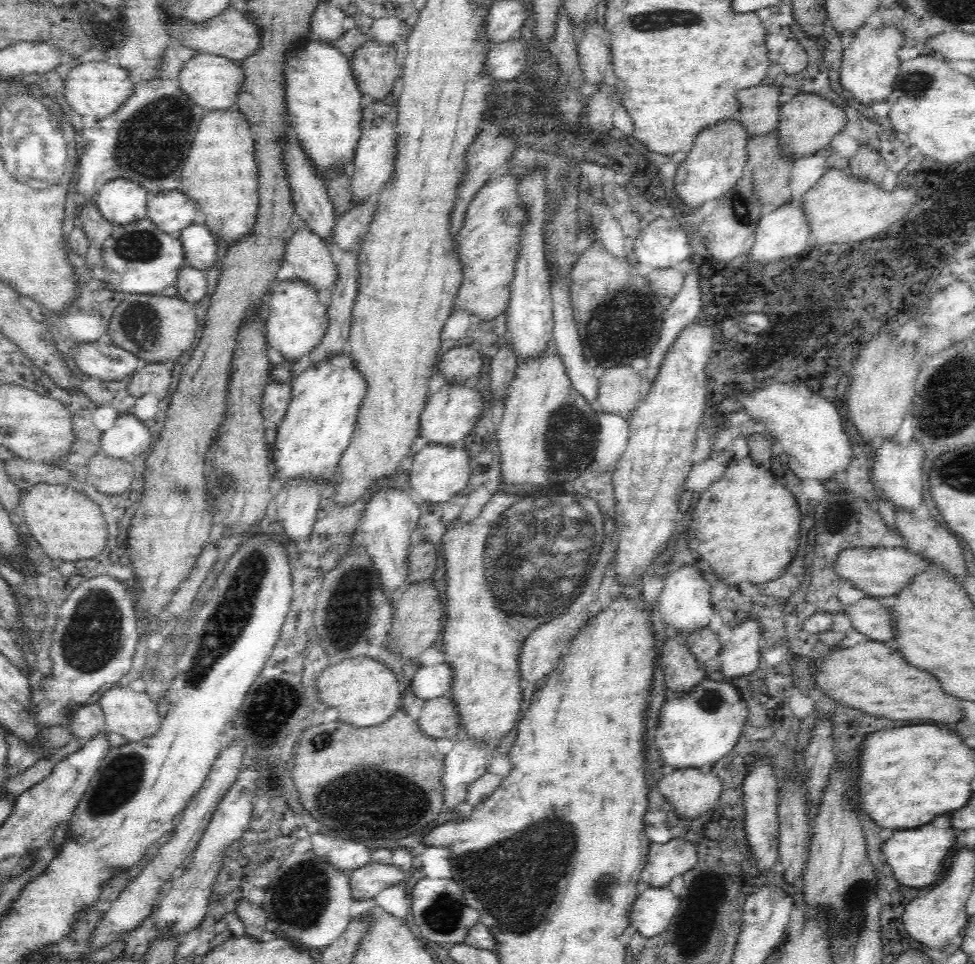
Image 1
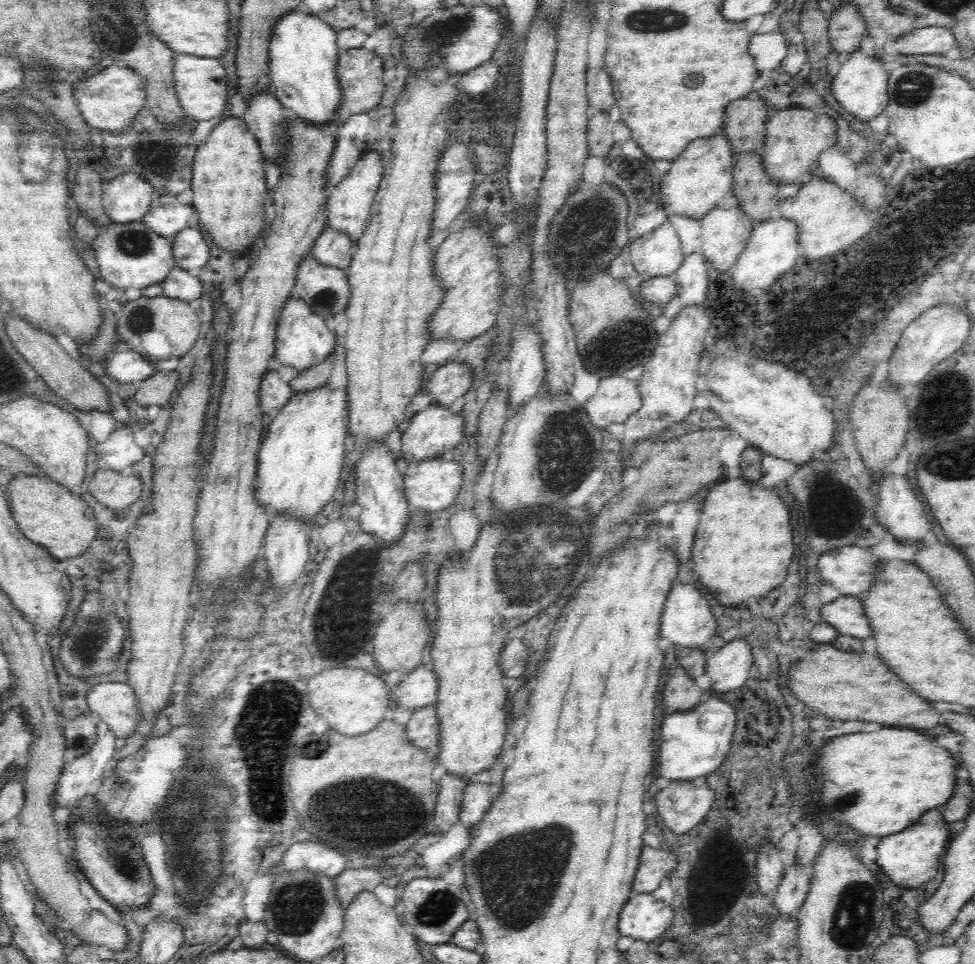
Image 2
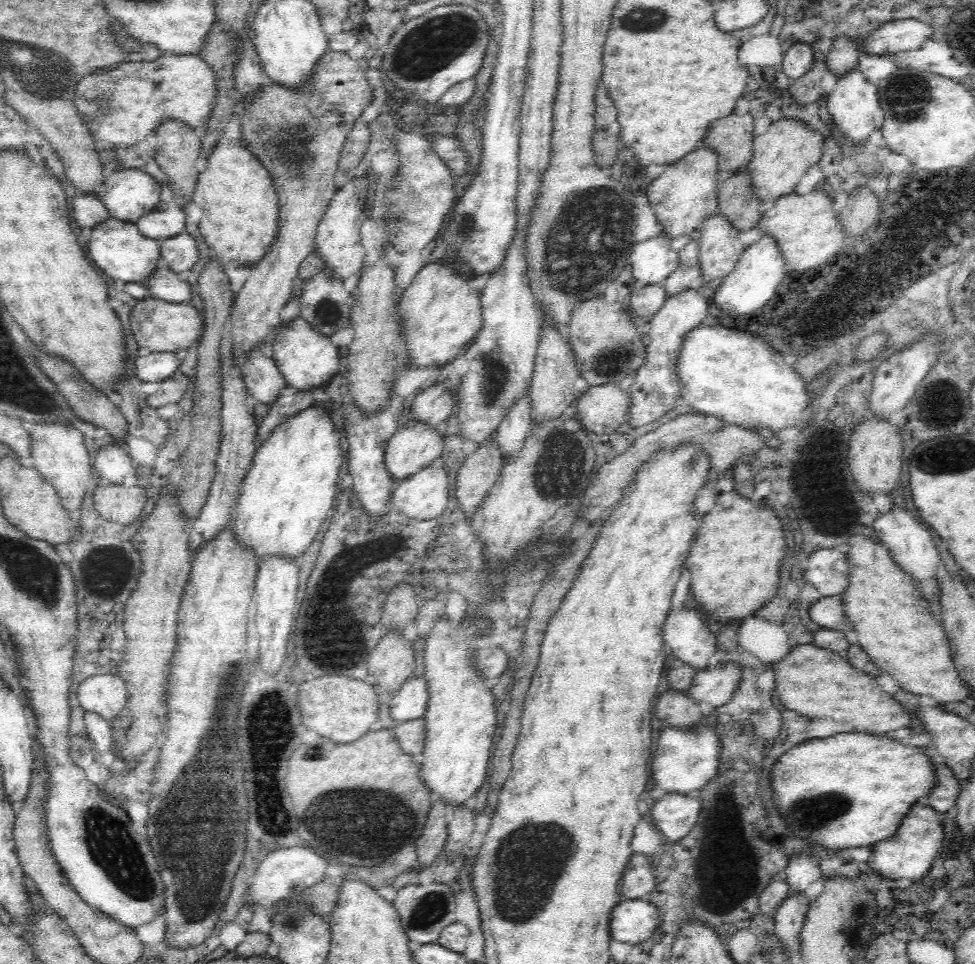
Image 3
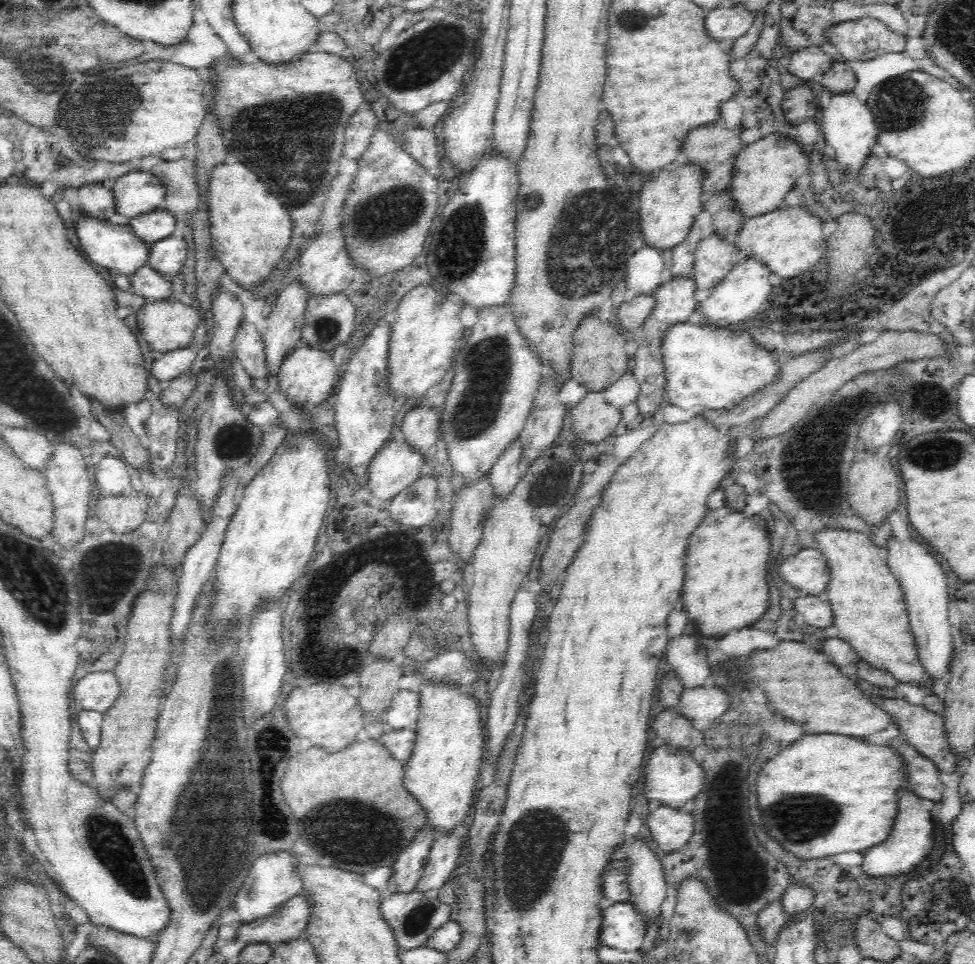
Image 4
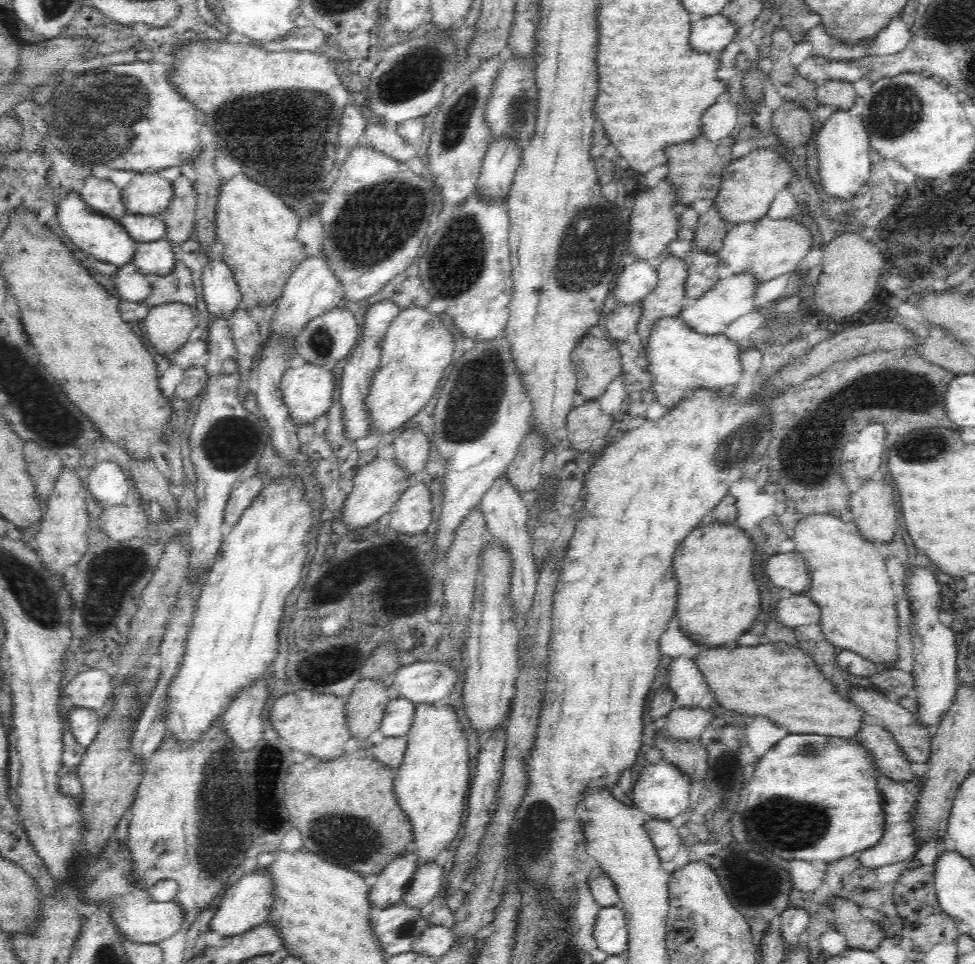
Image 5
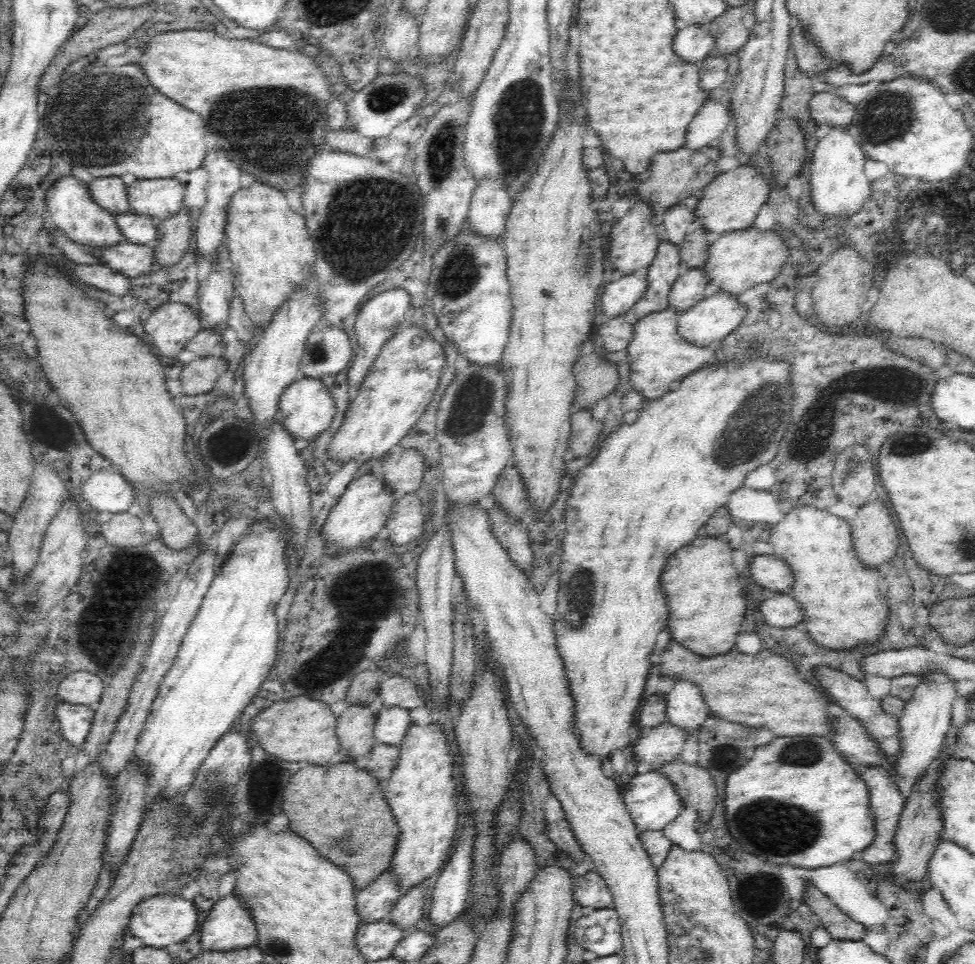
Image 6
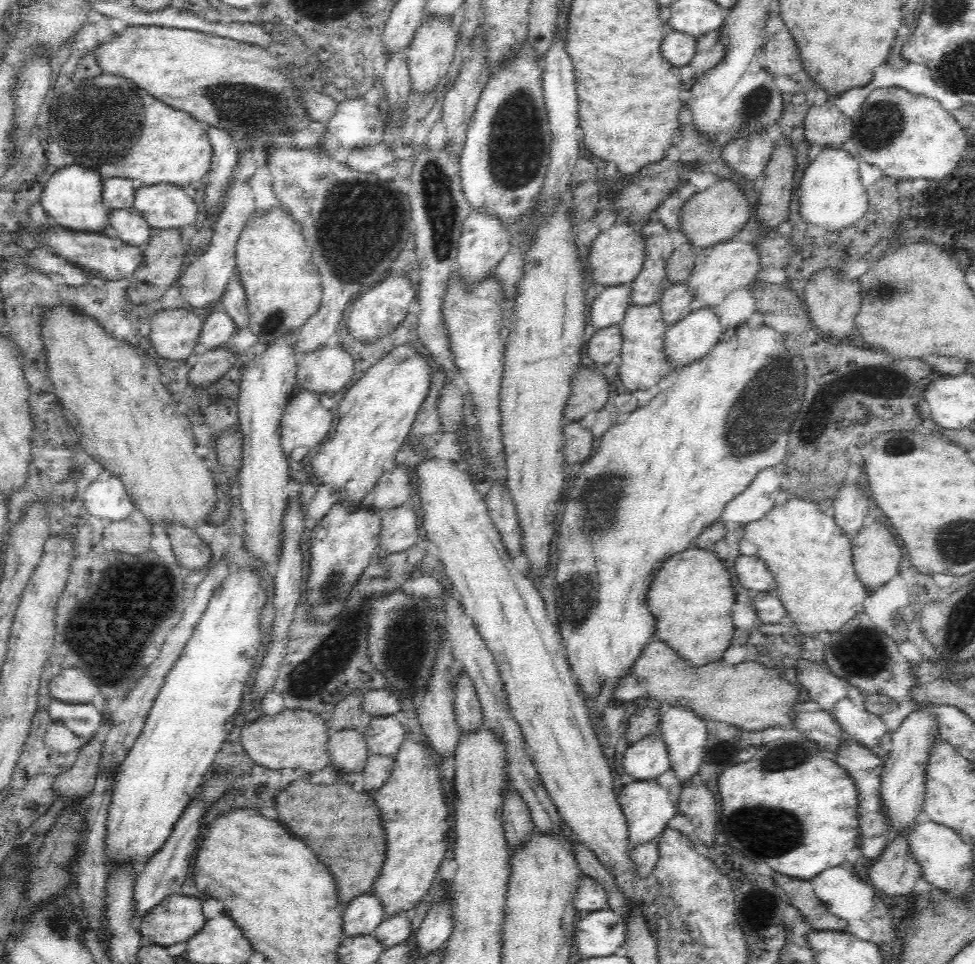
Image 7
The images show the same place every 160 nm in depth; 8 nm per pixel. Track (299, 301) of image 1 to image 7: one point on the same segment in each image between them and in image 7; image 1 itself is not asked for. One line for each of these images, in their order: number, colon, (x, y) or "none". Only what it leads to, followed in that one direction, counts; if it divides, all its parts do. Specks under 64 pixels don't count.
2: (303, 341)
3: (306, 359)
4: (306, 377)
5: (307, 392)
6: (306, 410)
7: (305, 423)

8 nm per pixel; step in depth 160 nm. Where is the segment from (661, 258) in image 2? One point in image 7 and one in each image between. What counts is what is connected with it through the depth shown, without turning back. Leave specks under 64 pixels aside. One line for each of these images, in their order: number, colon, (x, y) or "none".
3: (650, 261)
4: (642, 277)
5: (636, 281)
6: (618, 297)
7: (608, 309)

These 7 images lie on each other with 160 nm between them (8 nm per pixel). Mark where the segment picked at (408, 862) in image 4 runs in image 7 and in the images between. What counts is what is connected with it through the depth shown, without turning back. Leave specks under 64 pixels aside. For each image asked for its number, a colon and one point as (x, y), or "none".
5: (390, 885)
6: (376, 901)
7: (363, 915)

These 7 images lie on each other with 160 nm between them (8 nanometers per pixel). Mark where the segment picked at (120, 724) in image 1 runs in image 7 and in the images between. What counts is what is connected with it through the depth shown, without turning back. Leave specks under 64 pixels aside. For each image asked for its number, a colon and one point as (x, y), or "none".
2: (114, 703)
3: (105, 694)
4: (96, 691)
5: (90, 689)
6: (80, 687)
7: (72, 685)

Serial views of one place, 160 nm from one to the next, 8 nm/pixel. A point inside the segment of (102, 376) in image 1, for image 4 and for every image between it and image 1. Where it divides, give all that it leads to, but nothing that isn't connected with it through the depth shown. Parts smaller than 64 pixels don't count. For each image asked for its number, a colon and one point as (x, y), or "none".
2: (129, 367)
3: (156, 367)
4: (169, 365)

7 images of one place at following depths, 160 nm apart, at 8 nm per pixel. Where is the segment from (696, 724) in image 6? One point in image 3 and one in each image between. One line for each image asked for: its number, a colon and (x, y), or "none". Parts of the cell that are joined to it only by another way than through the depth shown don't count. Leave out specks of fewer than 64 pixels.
3: (686, 636)
4: (688, 662)
5: (685, 681)

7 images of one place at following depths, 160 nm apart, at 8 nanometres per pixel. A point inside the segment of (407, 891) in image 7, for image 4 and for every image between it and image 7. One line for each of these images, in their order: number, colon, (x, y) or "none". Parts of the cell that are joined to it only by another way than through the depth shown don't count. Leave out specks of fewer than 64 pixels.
4: (441, 773)
5: (431, 784)
6: (421, 792)

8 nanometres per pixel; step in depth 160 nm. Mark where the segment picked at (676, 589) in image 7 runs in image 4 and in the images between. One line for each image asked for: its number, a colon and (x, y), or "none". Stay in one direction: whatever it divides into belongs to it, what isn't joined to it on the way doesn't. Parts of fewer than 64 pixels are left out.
4: (725, 589)
5: (718, 599)
6: (705, 602)

